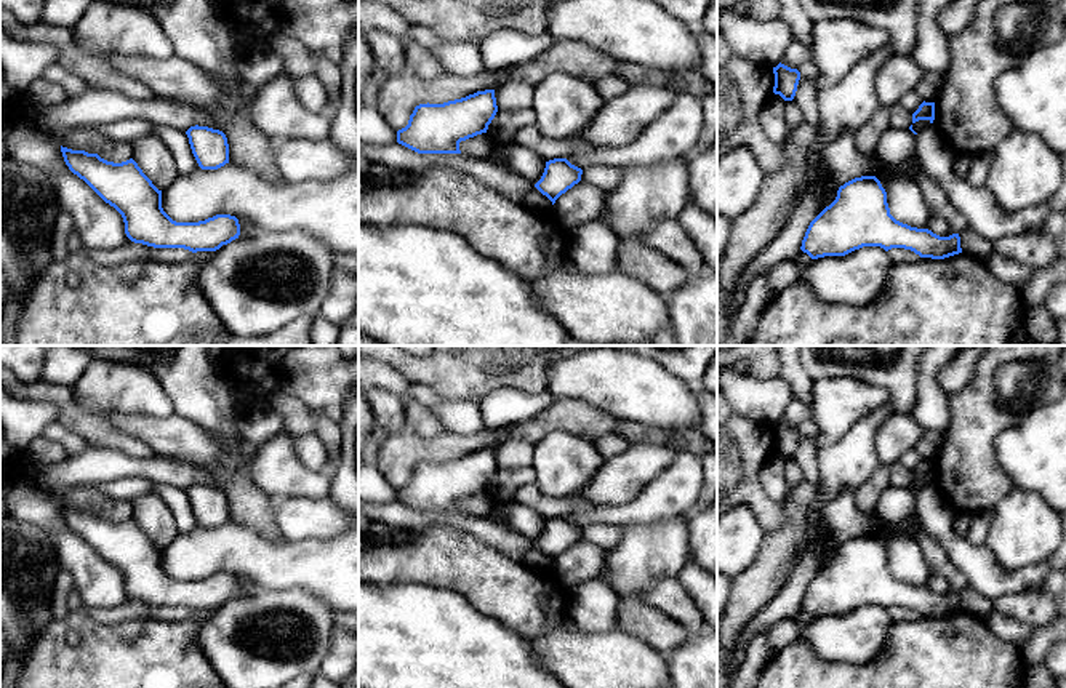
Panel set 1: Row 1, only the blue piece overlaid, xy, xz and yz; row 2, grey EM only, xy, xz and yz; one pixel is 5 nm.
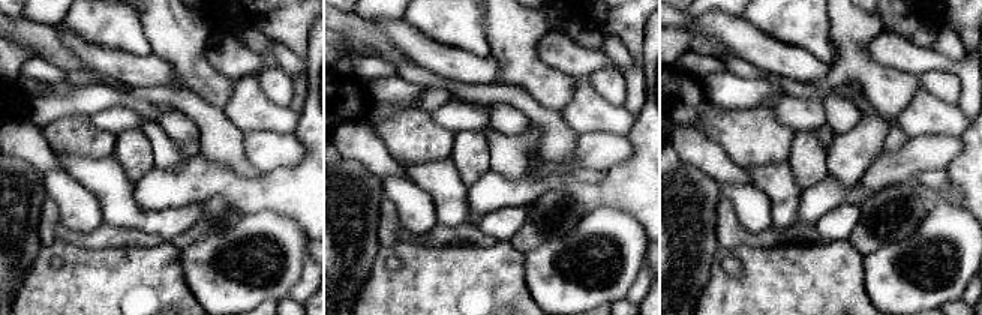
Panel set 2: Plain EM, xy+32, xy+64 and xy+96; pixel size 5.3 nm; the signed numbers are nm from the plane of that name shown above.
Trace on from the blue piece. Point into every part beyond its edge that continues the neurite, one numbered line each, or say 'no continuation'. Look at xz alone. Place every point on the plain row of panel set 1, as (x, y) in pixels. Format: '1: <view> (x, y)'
no continuation

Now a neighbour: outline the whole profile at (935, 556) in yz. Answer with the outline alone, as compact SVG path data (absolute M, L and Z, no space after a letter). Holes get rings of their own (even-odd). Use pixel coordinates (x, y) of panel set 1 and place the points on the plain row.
M919 515L908 520L904 525L893 525L888 528L896 536L916 541L932 573L944 578L954 592L962 592L967 587L965 574L949 560L941 544L924 531Z

